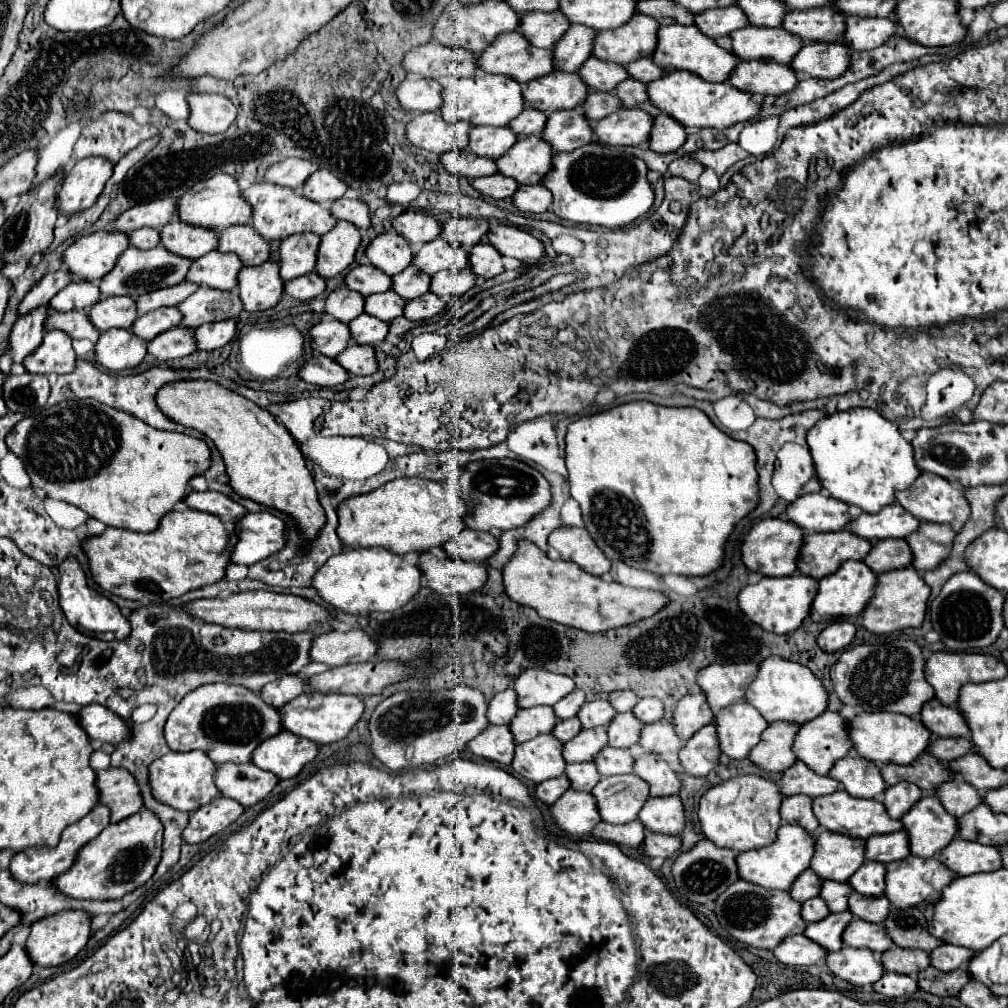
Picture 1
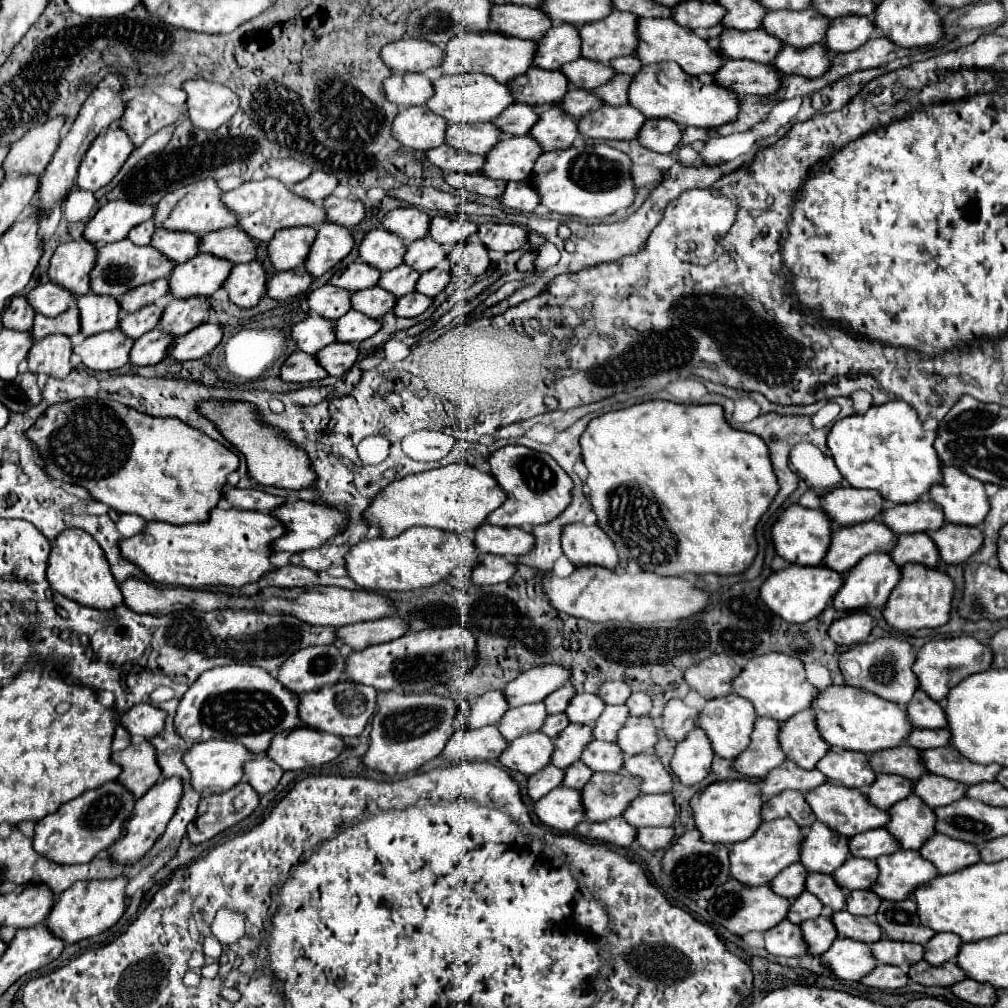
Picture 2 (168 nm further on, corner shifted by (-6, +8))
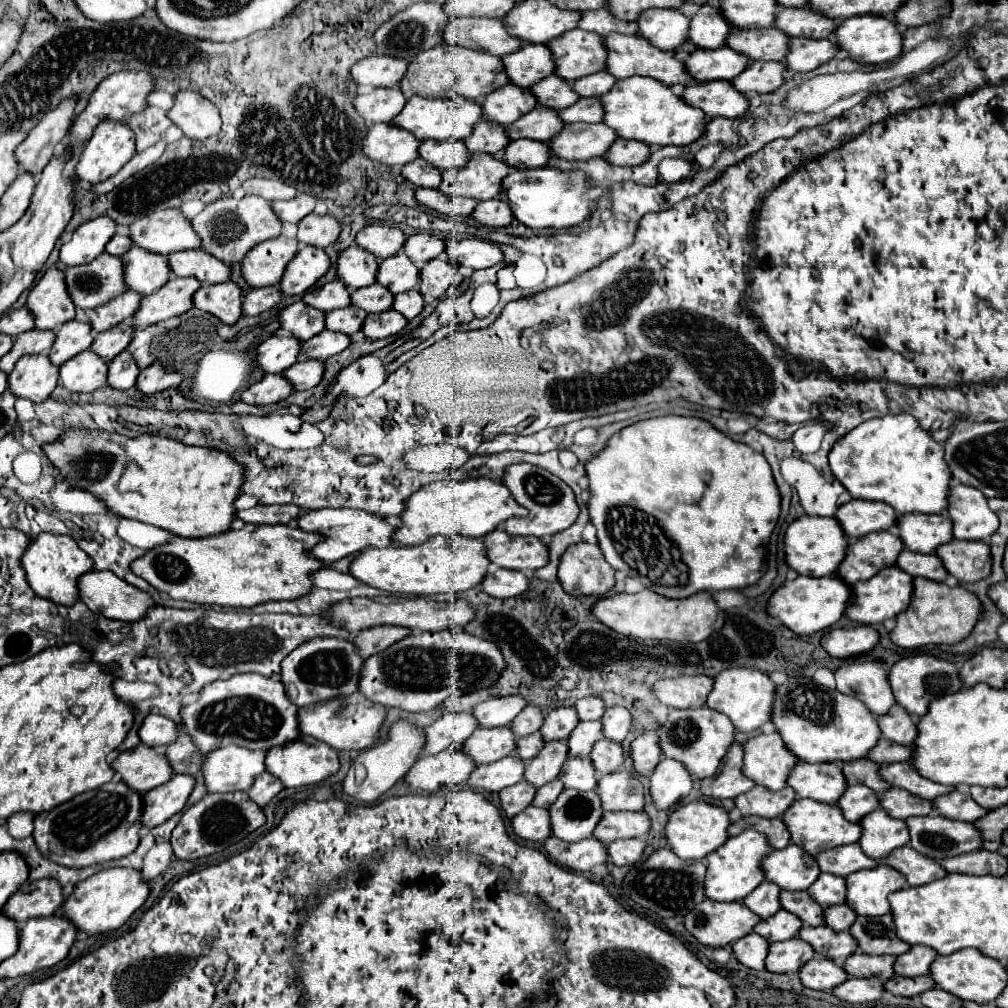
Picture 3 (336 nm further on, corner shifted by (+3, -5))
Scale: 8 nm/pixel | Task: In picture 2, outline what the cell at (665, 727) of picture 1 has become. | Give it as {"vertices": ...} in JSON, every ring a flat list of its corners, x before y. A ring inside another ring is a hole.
{"vertices":[[649,716,641,718,627,718,623,728,617,732,617,746,621,748,623,756,633,756,641,752,651,752,657,742,659,728,653,724]]}

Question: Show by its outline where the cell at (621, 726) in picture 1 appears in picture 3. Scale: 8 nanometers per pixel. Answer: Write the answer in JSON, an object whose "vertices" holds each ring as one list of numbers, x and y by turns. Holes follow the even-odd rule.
{"vertices":[[582,721,568,739,568,753,572,757,588,757,592,753,592,743,602,737,600,721]]}

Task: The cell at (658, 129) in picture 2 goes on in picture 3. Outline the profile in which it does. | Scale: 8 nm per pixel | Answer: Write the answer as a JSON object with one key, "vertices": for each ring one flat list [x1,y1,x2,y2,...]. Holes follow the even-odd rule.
{"vertices":[[616,139,608,151,608,161,614,165,640,165,648,161,650,147,644,143,632,143,632,139]]}

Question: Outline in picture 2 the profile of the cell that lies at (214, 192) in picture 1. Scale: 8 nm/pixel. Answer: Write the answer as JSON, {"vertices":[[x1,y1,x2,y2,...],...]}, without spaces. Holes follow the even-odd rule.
{"vertices":[[209,178,165,194,155,208,153,220,157,228,165,228,173,232,191,232,199,236,237,224,237,220,225,210,225,206,221,206,221,190,217,188,217,182]]}

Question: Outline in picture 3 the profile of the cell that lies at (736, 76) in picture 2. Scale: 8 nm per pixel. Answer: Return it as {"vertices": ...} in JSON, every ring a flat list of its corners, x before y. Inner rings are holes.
{"vertices":[[708,81,688,85,682,99,702,109,708,117,740,117,748,111,748,97,740,95,730,81]]}

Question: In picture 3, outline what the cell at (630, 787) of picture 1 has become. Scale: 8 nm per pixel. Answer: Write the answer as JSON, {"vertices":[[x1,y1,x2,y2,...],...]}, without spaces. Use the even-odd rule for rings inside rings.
{"vertices":[[564,789,560,799,550,807,552,835,576,843,588,839,604,815,600,795,592,791,572,791]]}

